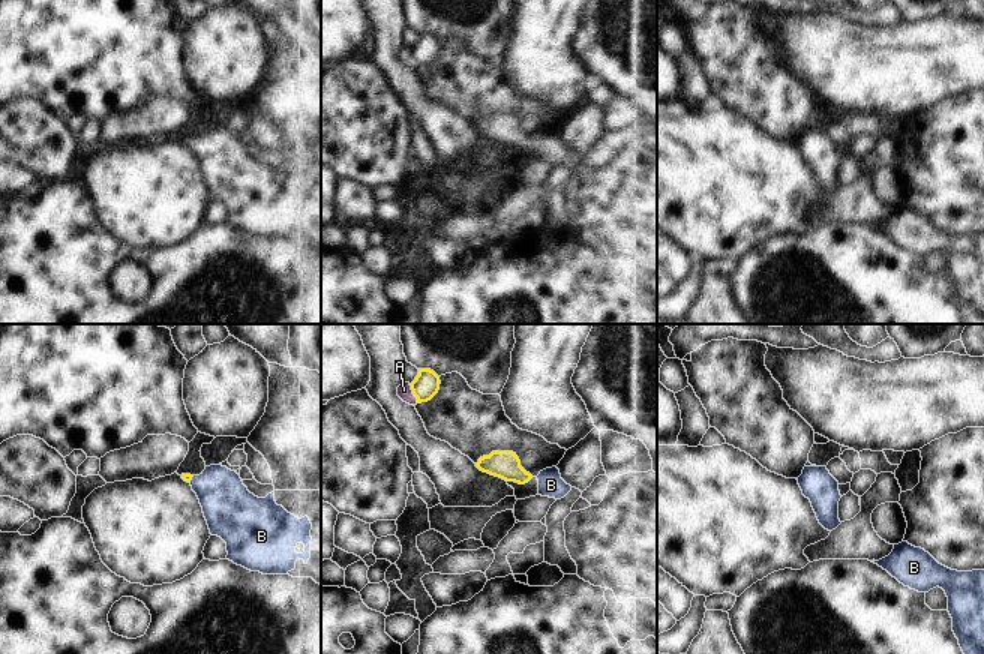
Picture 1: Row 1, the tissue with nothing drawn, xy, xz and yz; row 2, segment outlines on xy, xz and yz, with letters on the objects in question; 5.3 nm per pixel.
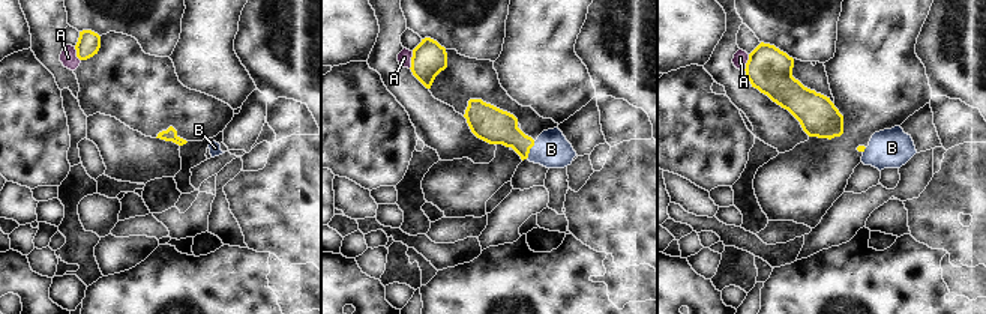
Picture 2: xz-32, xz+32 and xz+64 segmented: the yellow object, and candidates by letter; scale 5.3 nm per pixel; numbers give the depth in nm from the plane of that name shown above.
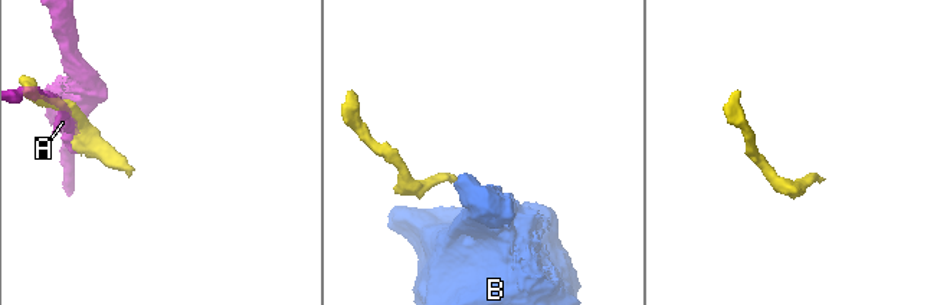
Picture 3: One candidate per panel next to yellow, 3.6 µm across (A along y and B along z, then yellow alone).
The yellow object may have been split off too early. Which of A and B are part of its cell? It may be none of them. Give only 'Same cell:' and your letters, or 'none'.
Same cell: B

